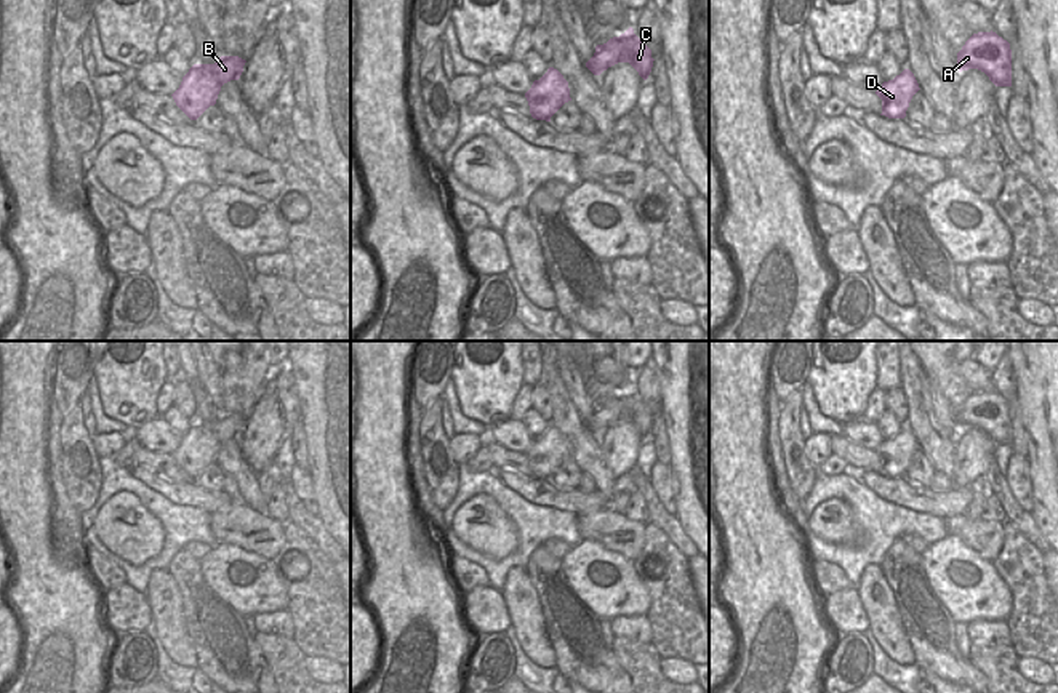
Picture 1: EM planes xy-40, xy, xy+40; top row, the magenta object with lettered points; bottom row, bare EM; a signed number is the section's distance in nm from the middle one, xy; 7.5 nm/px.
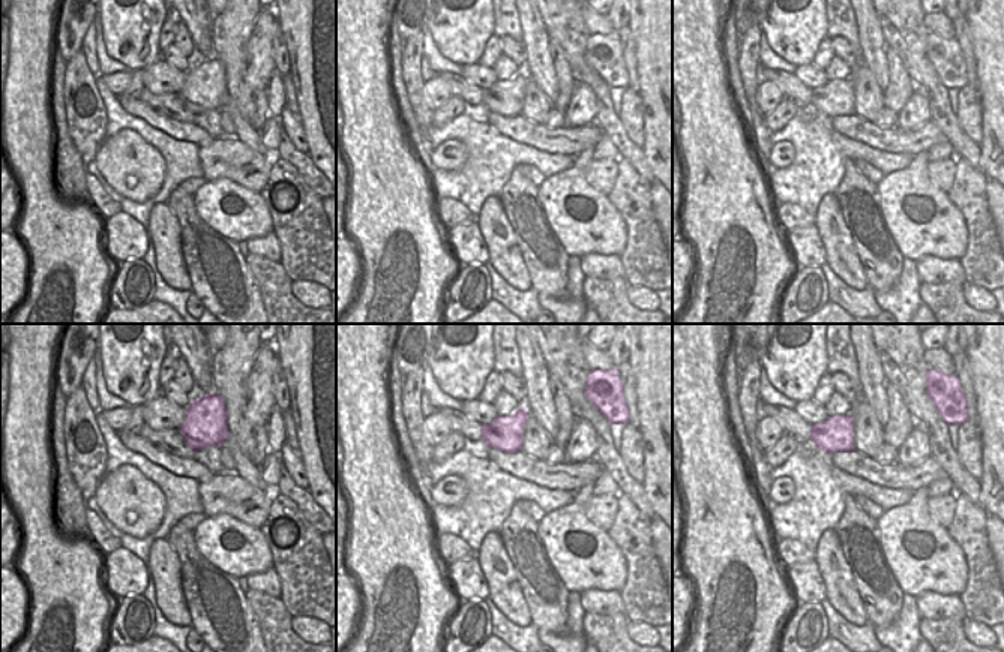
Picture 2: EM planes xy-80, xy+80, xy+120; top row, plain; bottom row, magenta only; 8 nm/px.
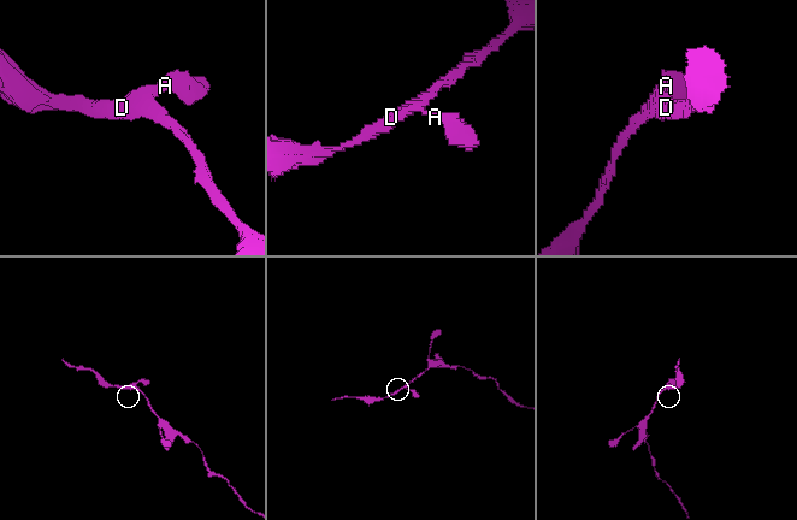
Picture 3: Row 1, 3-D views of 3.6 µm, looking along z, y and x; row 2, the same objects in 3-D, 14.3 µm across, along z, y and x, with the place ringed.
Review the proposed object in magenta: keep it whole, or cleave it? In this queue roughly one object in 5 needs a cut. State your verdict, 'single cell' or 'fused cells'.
single cell

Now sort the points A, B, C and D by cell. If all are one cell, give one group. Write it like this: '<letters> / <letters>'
A B C D

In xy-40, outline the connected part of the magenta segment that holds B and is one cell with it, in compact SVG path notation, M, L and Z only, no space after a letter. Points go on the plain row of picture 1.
M221 415L214 423L194 423L171 453L176 464L190 479L197 479L216 463L224 442L240 437L245 421L238 415Z

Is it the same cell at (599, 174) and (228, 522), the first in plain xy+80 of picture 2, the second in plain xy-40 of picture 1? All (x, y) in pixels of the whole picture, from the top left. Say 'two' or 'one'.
one

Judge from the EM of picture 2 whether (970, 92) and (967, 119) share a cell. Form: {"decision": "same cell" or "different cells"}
{"decision": "same cell"}

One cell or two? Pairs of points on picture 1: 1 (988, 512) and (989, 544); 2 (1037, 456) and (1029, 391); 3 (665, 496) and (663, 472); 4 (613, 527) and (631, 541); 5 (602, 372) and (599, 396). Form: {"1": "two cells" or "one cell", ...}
{"1": "two cells", "2": "one cell", "3": "one cell", "4": "one cell", "5": "two cells"}

